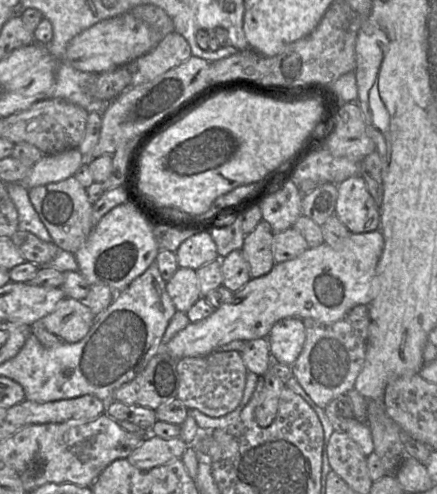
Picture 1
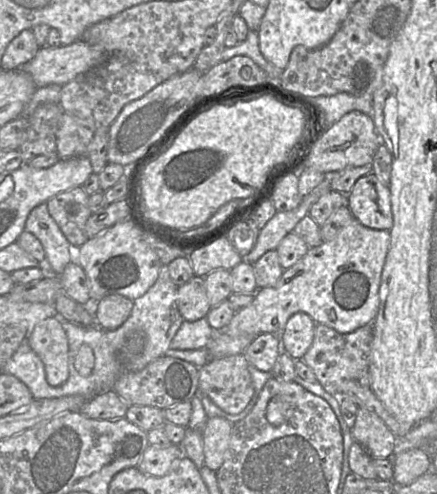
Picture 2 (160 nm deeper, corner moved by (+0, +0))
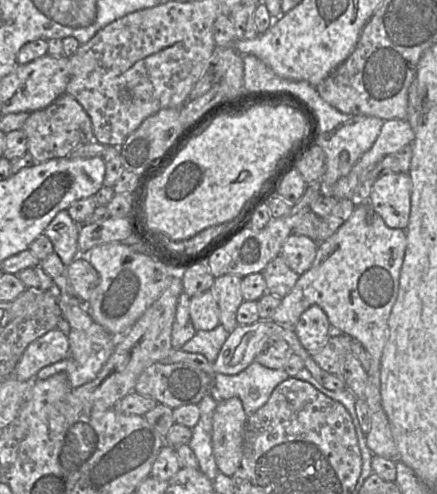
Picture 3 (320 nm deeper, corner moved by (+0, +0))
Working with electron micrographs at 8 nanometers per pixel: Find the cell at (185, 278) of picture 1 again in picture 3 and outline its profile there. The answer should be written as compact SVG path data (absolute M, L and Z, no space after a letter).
M213 287L189 299L189 313L196 331L210 331L220 324L218 302Z

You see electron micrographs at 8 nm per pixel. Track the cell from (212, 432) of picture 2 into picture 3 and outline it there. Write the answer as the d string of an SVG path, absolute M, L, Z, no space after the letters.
M233 397L219 402L212 423L212 448L219 471L231 477L243 455L244 432L247 422L242 401Z

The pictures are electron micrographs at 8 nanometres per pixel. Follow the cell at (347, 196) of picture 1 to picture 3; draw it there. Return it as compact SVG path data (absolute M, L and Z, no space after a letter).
M390 173L374 182L368 205L390 228L405 230L411 209L412 183L408 173Z

